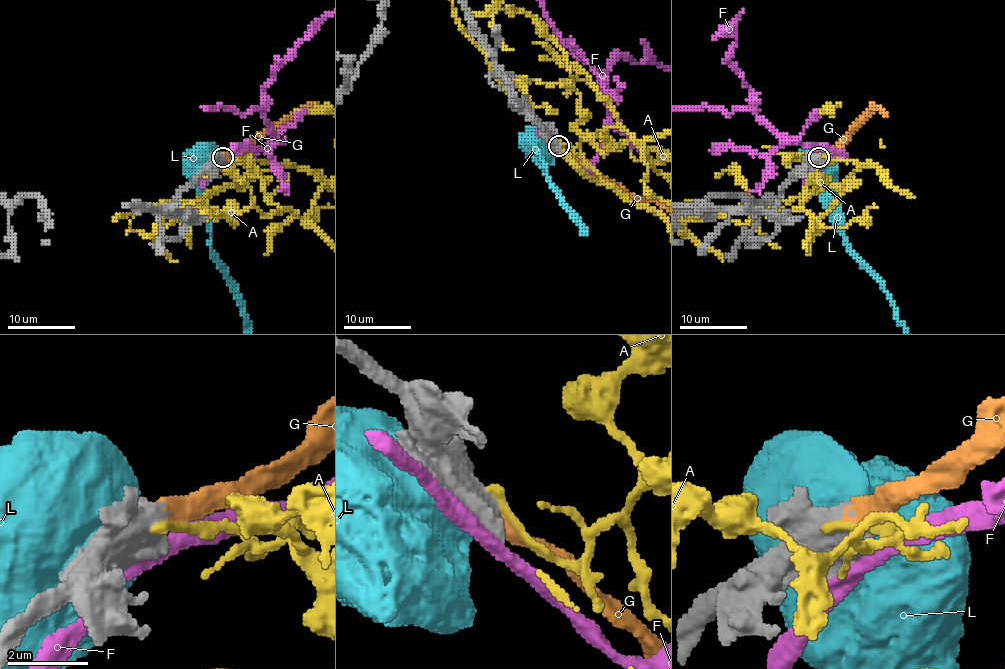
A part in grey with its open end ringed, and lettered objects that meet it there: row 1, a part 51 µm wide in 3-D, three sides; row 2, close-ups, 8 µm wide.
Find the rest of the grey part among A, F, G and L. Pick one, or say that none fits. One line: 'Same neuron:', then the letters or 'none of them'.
Same neuron: G

